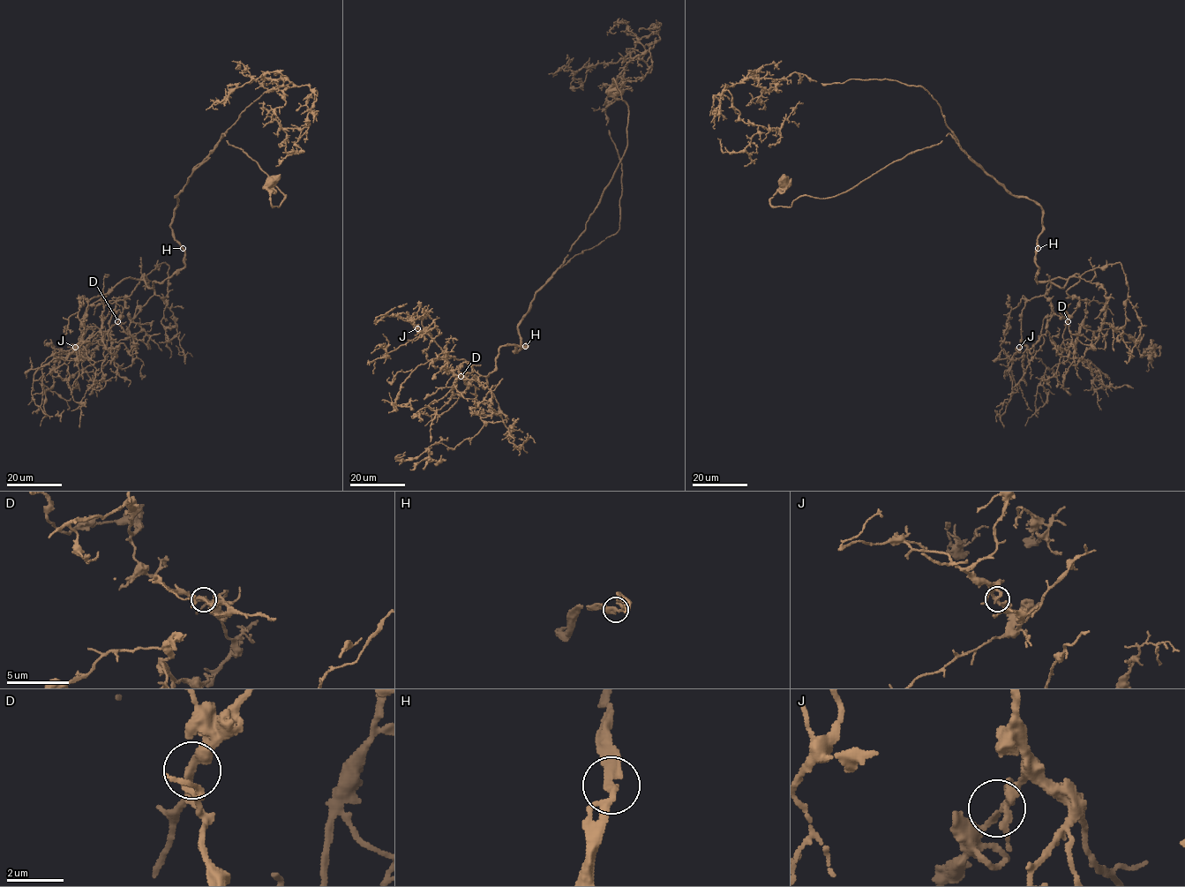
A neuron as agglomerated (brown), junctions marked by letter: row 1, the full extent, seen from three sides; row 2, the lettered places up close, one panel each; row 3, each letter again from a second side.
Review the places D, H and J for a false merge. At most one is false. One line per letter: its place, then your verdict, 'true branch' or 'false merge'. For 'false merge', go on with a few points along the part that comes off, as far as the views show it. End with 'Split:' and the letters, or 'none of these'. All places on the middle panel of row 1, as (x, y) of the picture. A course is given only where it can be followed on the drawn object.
D: (461, 376) | true branch
H: (525, 346) | true branch
J: (417, 328) | true branch
Split: none of these

